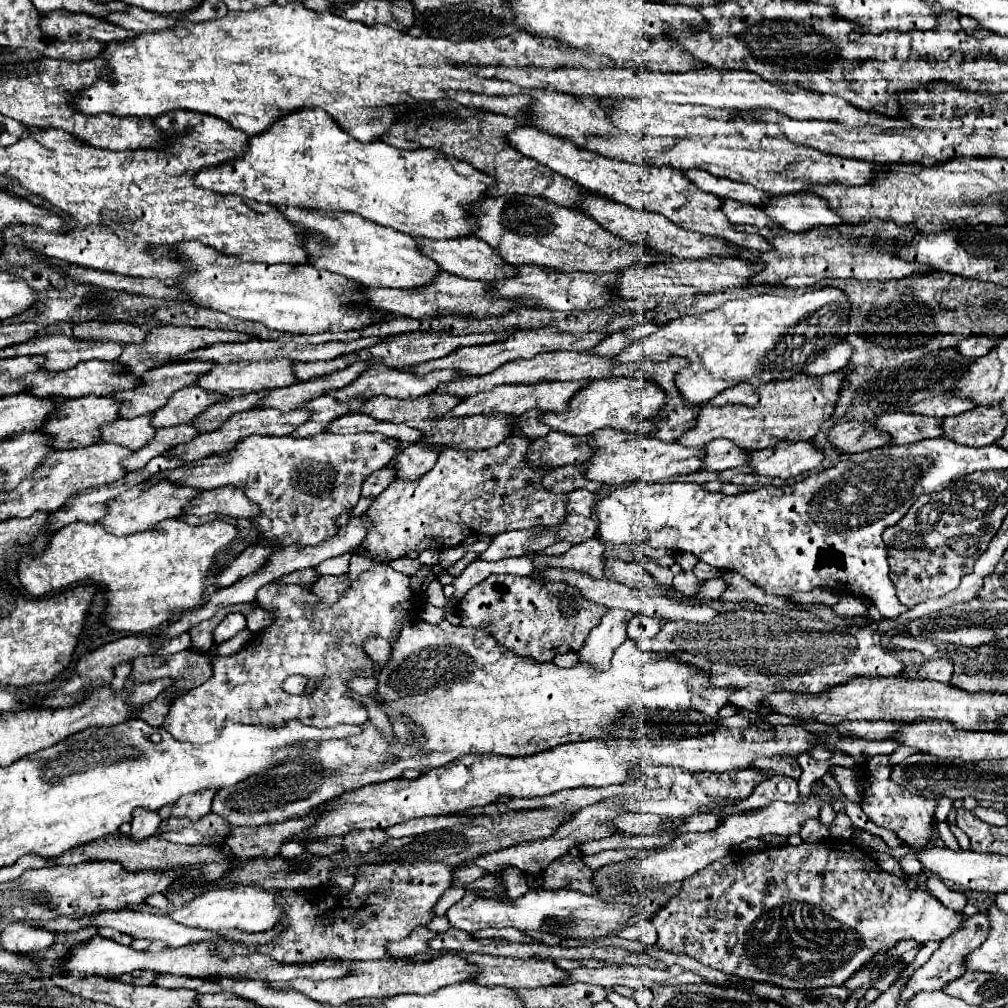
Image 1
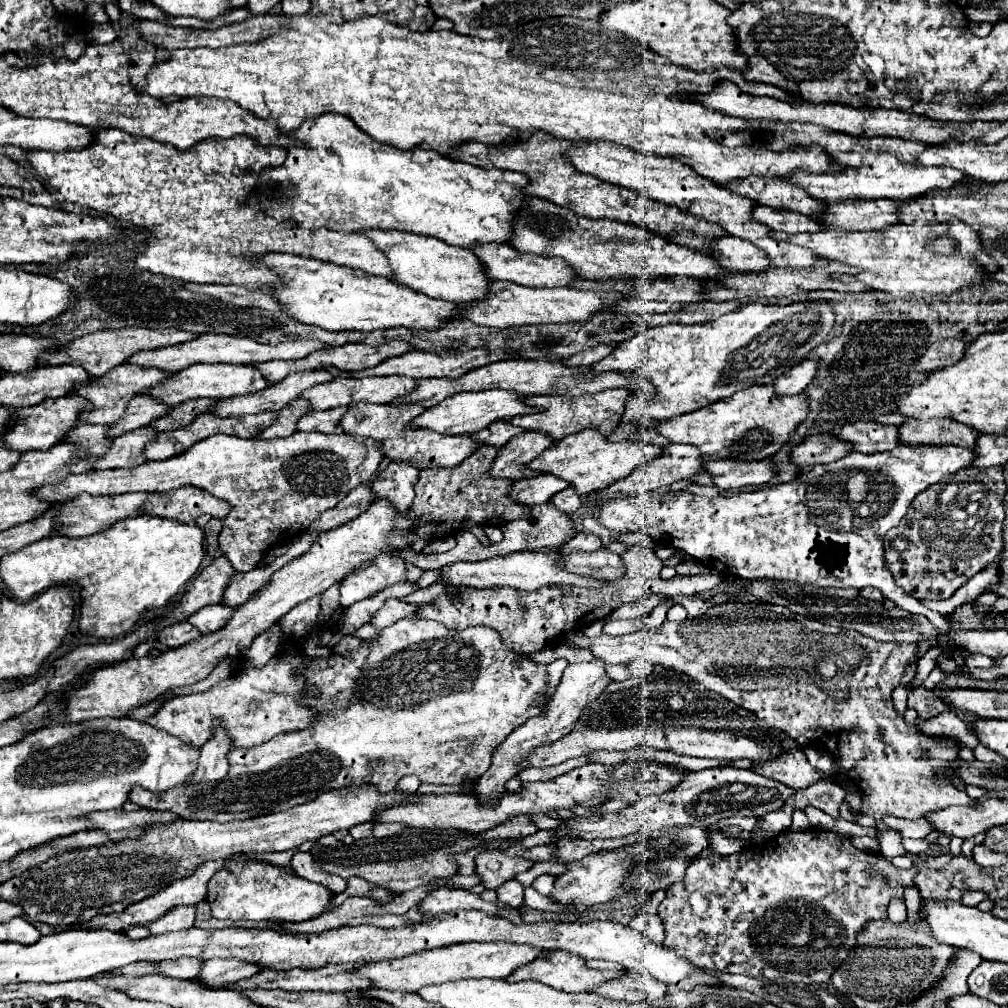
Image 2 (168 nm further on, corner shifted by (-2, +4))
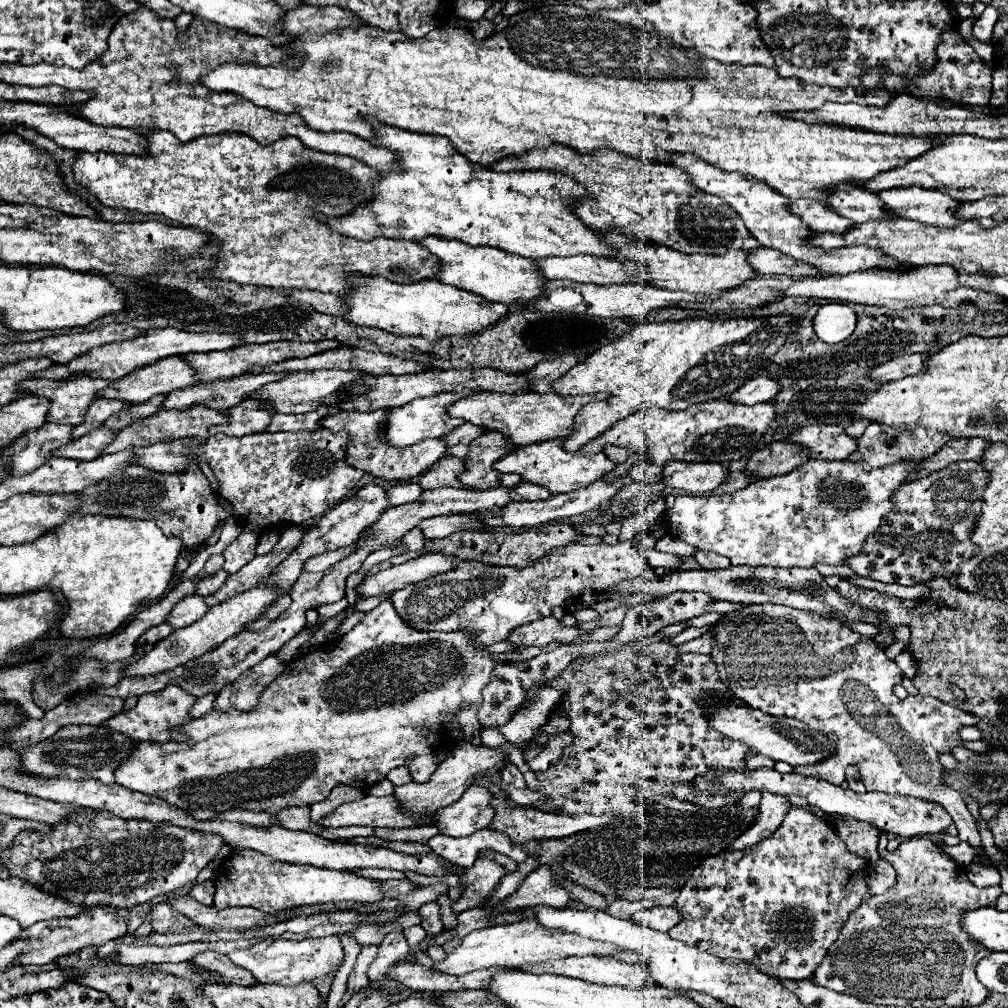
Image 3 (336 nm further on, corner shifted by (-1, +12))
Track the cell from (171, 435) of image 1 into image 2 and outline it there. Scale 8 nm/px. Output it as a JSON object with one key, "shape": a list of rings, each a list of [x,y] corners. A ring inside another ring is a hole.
{"shape":[[[139,428],[135,432],[125,432],[123,436],[115,438],[109,450],[93,464],[95,470],[109,470],[109,468],[135,468],[145,462],[143,446],[147,440],[153,440],[157,432],[149,428]]]}

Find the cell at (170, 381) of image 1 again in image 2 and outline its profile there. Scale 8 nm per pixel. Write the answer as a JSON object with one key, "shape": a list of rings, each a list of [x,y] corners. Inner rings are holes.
{"shape":[[[121,364],[117,368],[113,368],[111,372],[99,376],[99,378],[89,378],[85,384],[79,384],[79,388],[73,390],[73,394],[85,398],[87,402],[93,404],[93,408],[87,412],[81,412],[79,422],[85,424],[113,424],[117,418],[121,418],[125,414],[125,408],[129,404],[129,400],[133,396],[137,396],[139,390],[149,388],[149,386],[157,386],[161,384],[161,380],[167,380],[169,374],[161,372],[161,370],[153,370],[153,368],[139,368],[133,364]]]}

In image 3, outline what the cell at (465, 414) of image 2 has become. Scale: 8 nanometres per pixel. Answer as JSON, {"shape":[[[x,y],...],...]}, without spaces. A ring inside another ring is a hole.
{"shape":[[[471,390],[444,392],[444,394],[436,394],[436,396],[418,398],[412,404],[406,404],[406,406],[400,406],[400,408],[392,408],[392,414],[390,414],[388,426],[386,426],[386,436],[388,436],[390,444],[404,448],[404,446],[412,446],[412,444],[426,440],[426,438],[440,438],[446,432],[454,430],[456,426],[462,424],[462,420],[448,416],[448,406],[471,395]]]}

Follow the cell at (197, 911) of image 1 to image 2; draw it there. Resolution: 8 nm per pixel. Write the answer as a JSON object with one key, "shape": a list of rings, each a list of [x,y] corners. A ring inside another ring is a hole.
{"shape":[[[227,862],[211,880],[207,902],[221,920],[287,920],[301,922],[325,914],[333,892],[323,884],[309,882],[271,862]]]}

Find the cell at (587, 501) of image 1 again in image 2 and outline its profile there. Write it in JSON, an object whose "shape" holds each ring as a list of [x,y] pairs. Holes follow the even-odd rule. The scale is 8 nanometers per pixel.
{"shape":[[[565,488],[565,490],[557,492],[557,496],[551,498],[551,504],[553,504],[557,510],[567,512],[567,514],[571,516],[573,512],[577,512],[577,510],[581,508],[583,500],[581,500],[581,496],[577,496],[577,492],[573,492],[573,488]]]}

